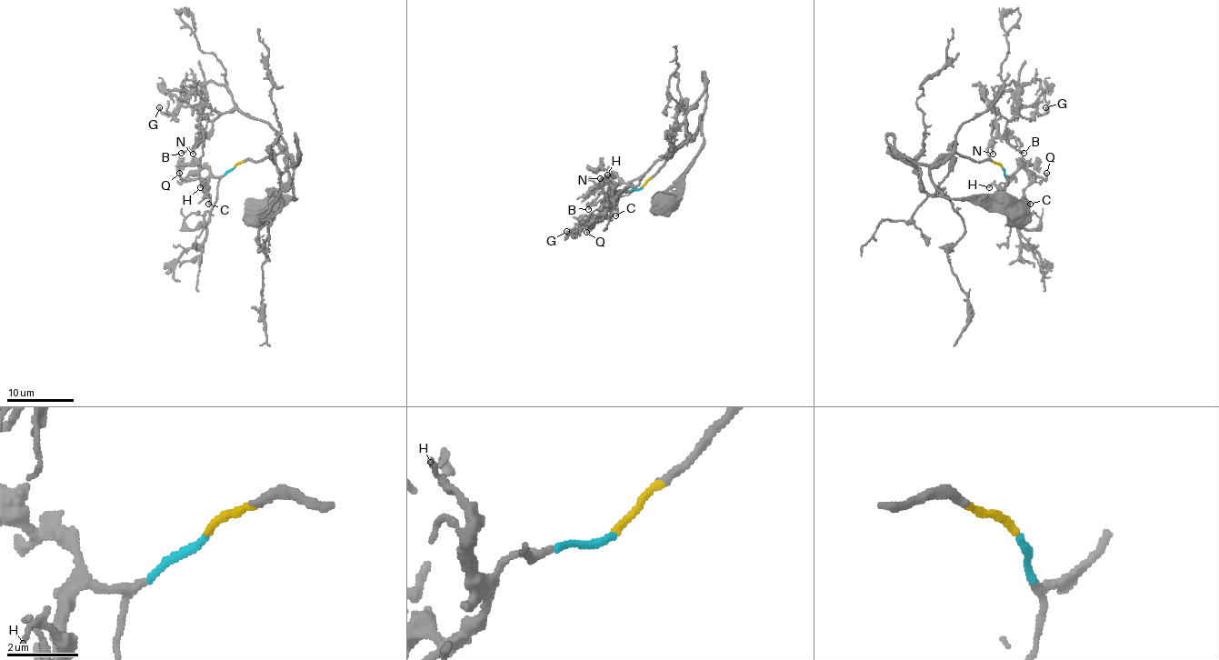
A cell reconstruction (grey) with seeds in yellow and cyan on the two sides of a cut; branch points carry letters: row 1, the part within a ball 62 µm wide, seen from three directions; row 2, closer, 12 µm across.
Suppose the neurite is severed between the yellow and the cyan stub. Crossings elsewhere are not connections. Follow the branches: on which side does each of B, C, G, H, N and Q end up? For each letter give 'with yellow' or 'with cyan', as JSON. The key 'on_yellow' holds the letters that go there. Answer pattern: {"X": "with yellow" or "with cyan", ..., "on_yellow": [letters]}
{"B": "with yellow", "C": "with cyan", "G": "with yellow", "H": "with cyan", "N": "with yellow", "Q": "with cyan", "on_yellow": ["B", "G", "N"]}

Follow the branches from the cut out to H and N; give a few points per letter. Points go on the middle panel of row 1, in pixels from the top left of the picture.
H: (641, 187), (623, 191), (617, 195), (607, 174)
N: (641, 187), (670, 157), (692, 142), (683, 142), (619, 193), (614, 191), (611, 182), (603, 177), (599, 179)

